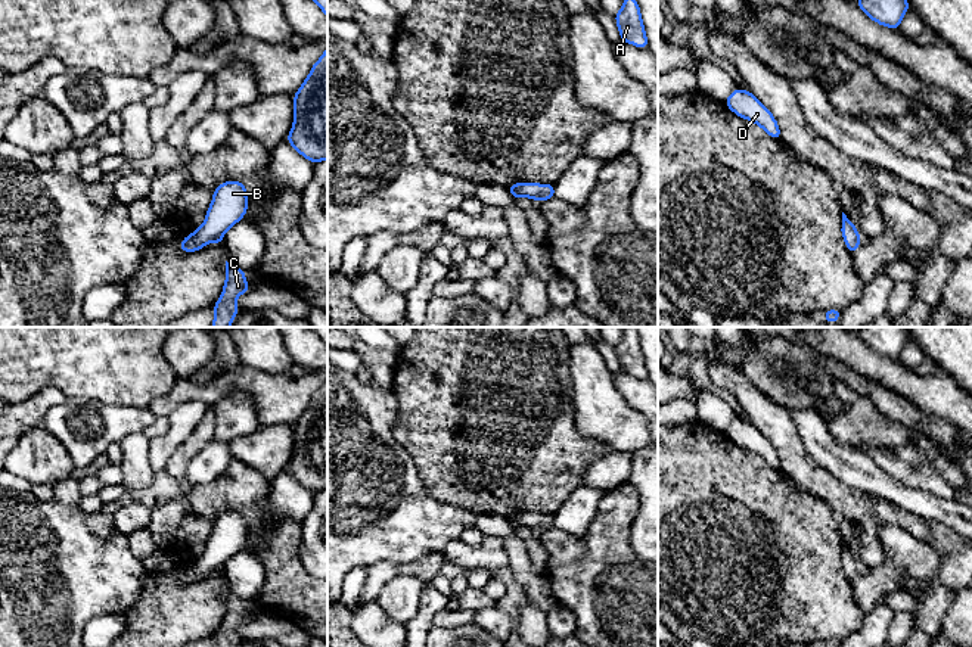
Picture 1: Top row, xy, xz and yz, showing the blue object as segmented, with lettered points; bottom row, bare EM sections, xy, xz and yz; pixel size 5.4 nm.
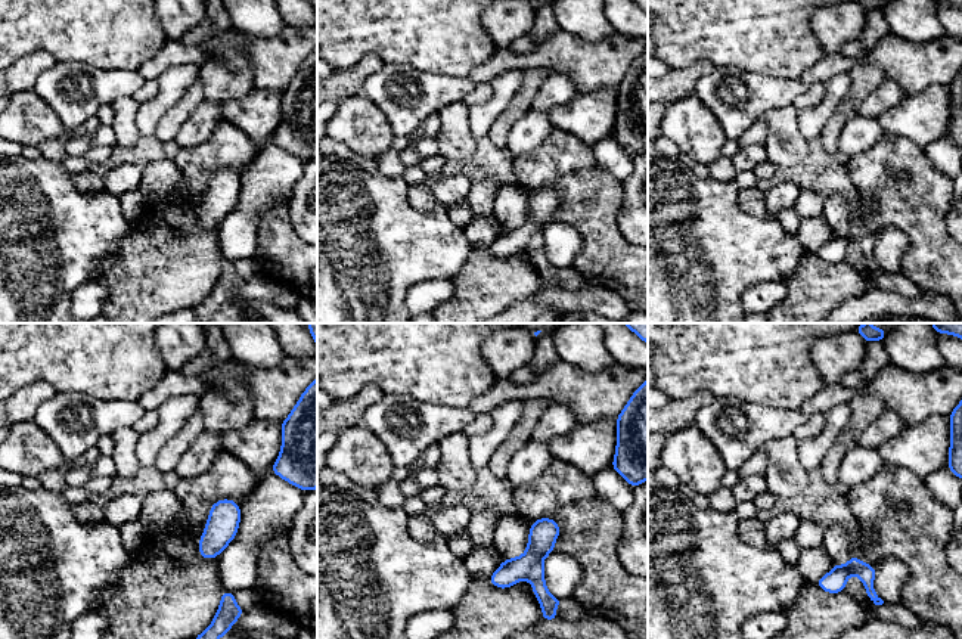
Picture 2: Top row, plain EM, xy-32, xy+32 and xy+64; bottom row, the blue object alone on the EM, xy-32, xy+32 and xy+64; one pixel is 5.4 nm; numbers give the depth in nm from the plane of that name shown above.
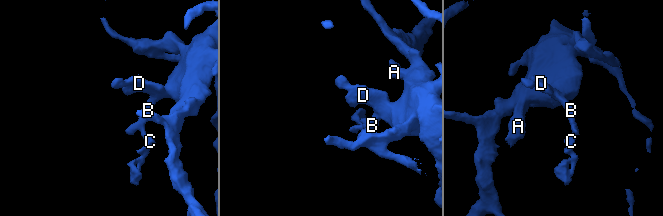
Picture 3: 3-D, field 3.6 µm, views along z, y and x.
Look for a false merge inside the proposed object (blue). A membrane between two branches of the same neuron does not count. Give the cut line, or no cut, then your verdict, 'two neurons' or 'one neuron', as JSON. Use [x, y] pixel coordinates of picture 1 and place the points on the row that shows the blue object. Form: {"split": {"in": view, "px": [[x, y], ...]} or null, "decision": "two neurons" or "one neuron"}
{"split": null, "decision": "one neuron"}

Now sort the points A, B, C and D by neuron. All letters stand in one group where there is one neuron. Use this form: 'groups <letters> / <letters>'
groups A B C D

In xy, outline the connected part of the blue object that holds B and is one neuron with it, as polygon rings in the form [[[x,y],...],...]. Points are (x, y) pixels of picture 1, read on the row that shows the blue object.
[[[230,180],[220,184],[212,195],[204,224],[183,239],[181,252],[195,252],[212,242],[223,245],[226,231],[245,217],[248,209],[245,184]]]

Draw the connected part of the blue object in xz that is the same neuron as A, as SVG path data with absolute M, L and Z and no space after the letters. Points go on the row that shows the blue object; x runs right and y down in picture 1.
M624 0L622 7L615 15L621 40L640 49L648 49L648 37L636 0Z

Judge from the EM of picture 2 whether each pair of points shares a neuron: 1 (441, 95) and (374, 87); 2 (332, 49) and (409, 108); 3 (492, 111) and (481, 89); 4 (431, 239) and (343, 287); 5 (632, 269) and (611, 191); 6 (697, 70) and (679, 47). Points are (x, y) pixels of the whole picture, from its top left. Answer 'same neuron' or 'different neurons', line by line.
1: same neuron
2: different neurons
3: different neurons
4: same neuron
5: same neuron
6: different neurons

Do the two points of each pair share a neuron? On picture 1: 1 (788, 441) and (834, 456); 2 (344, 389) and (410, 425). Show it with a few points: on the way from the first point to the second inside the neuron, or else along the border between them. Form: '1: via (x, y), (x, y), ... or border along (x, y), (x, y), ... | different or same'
1: border along (791, 414), (804, 448), (828, 472) | different
2: border along (393, 391), (397, 400), (394, 438), (406, 450) | different

